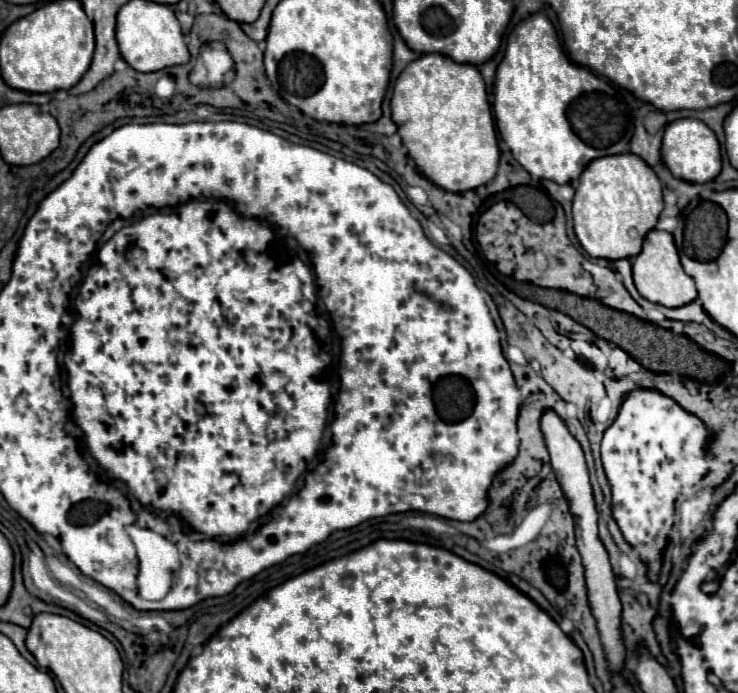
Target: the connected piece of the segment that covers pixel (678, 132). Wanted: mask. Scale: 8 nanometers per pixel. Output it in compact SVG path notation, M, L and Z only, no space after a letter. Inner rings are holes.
M681 118L665 128L661 156L671 174L685 182L711 182L721 172L721 148L717 136L705 122L695 118Z

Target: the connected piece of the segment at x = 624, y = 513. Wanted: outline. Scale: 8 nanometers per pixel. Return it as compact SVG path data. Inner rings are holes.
M635 390L635 392L631 392L631 394L623 400L623 404L621 404L617 420L611 424L611 428L607 428L607 432L605 432L605 436L603 436L603 442L601 442L601 460L603 460L603 462L609 462L609 470L605 470L605 474L607 474L609 484L611 484L611 490L613 490L613 518L617 520L617 524L619 524L619 528L621 528L625 540L627 540L635 550L639 550L641 558L649 564L649 576L651 576L653 580L655 580L657 574L659 574L659 568L661 568L661 552L663 552L663 548L667 546L667 536L669 536L669 530L671 530L671 526L673 526L673 504L675 504L675 500L677 500L681 494L693 492L693 486L709 472L709 460L707 460L707 456L705 456L705 444L707 444L709 440L711 440L711 434L709 434L709 430L703 426L703 422L701 422L697 416L685 412L685 410L683 410L679 404L675 404L671 398L667 398L667 396L663 396L663 394L655 392L655 390Z

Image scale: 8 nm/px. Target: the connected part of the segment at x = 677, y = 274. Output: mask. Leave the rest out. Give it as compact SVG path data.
M651 230L645 236L643 250L639 252L639 256L633 258L633 280L643 298L647 298L649 302L667 306L667 308L685 306L685 302L693 302L697 298L695 282L693 282L693 278L689 278L685 274L685 270L679 262L679 254L677 254L673 236L669 232Z

